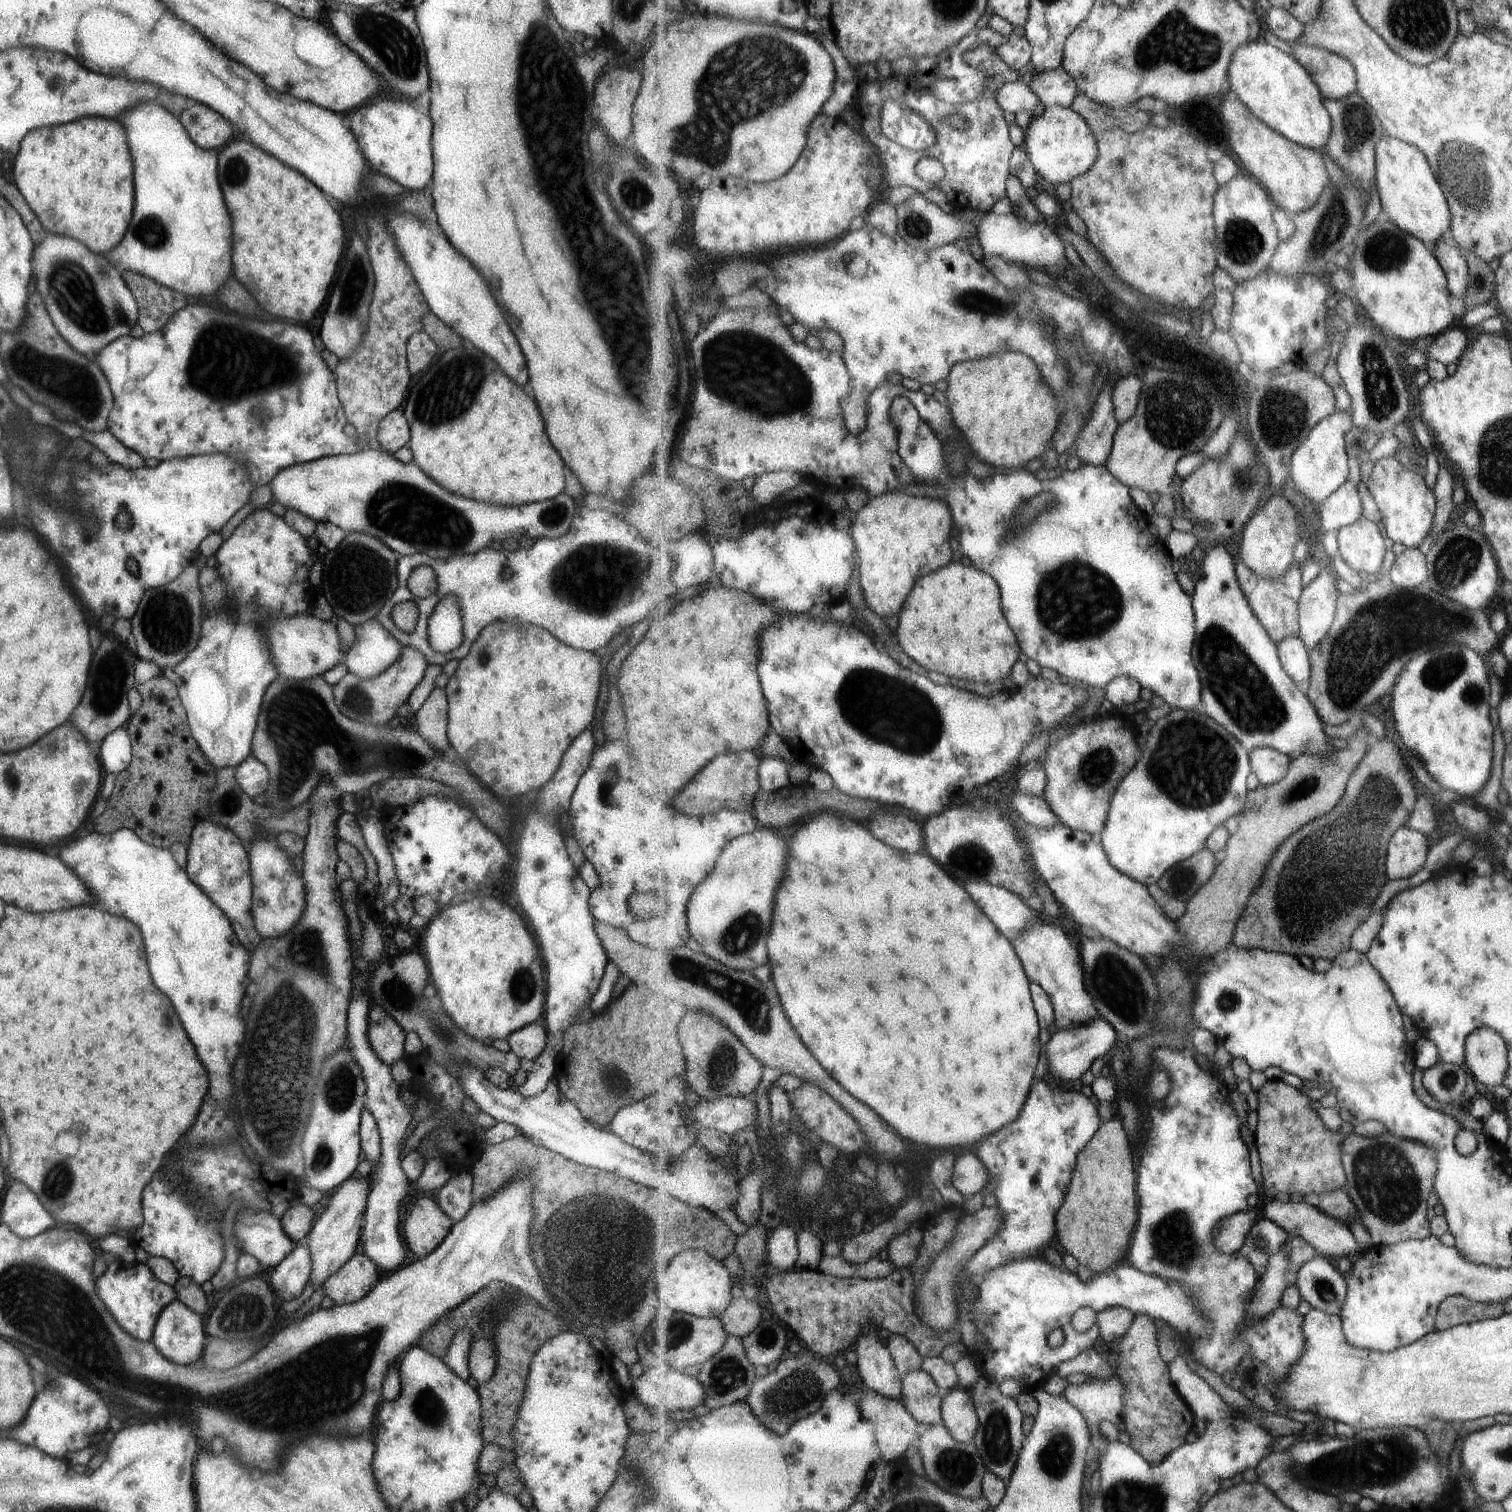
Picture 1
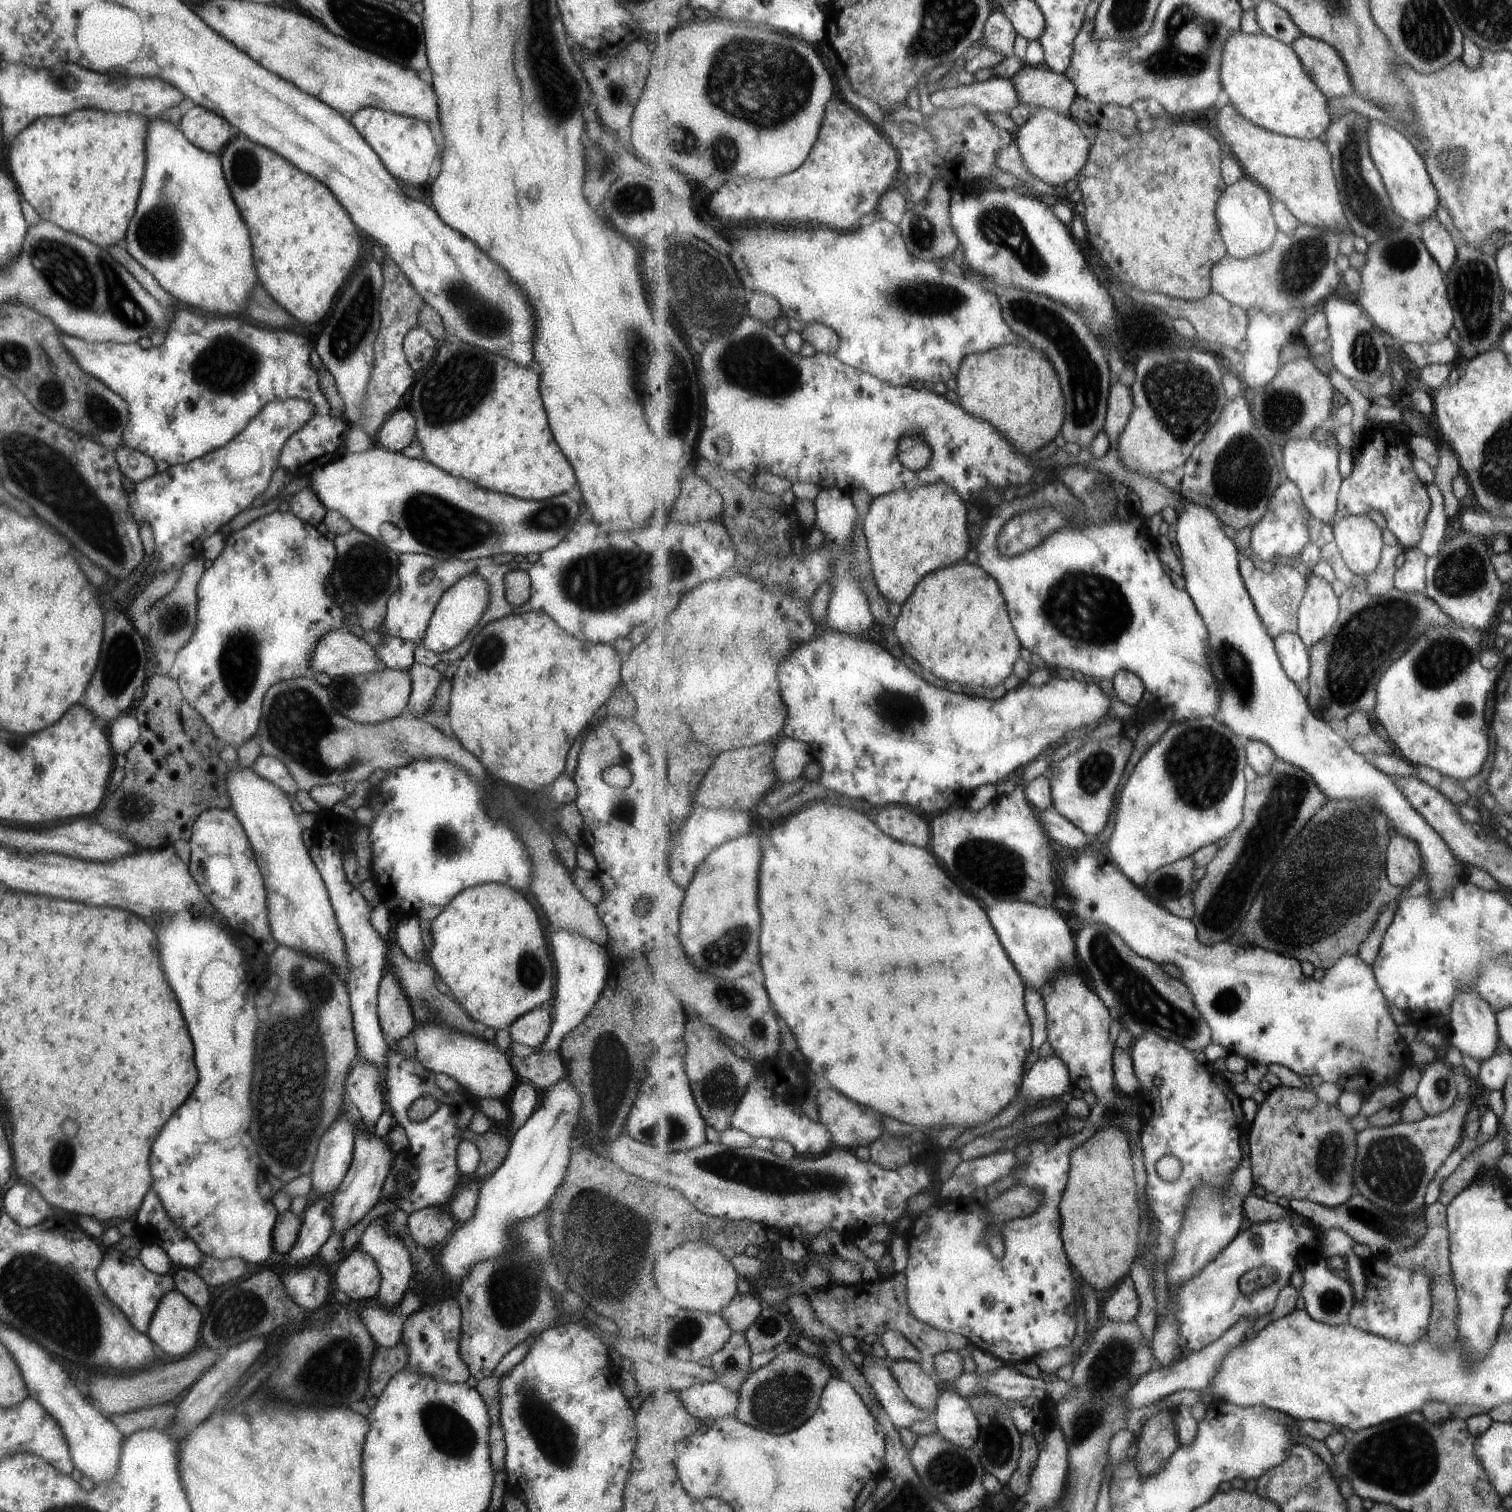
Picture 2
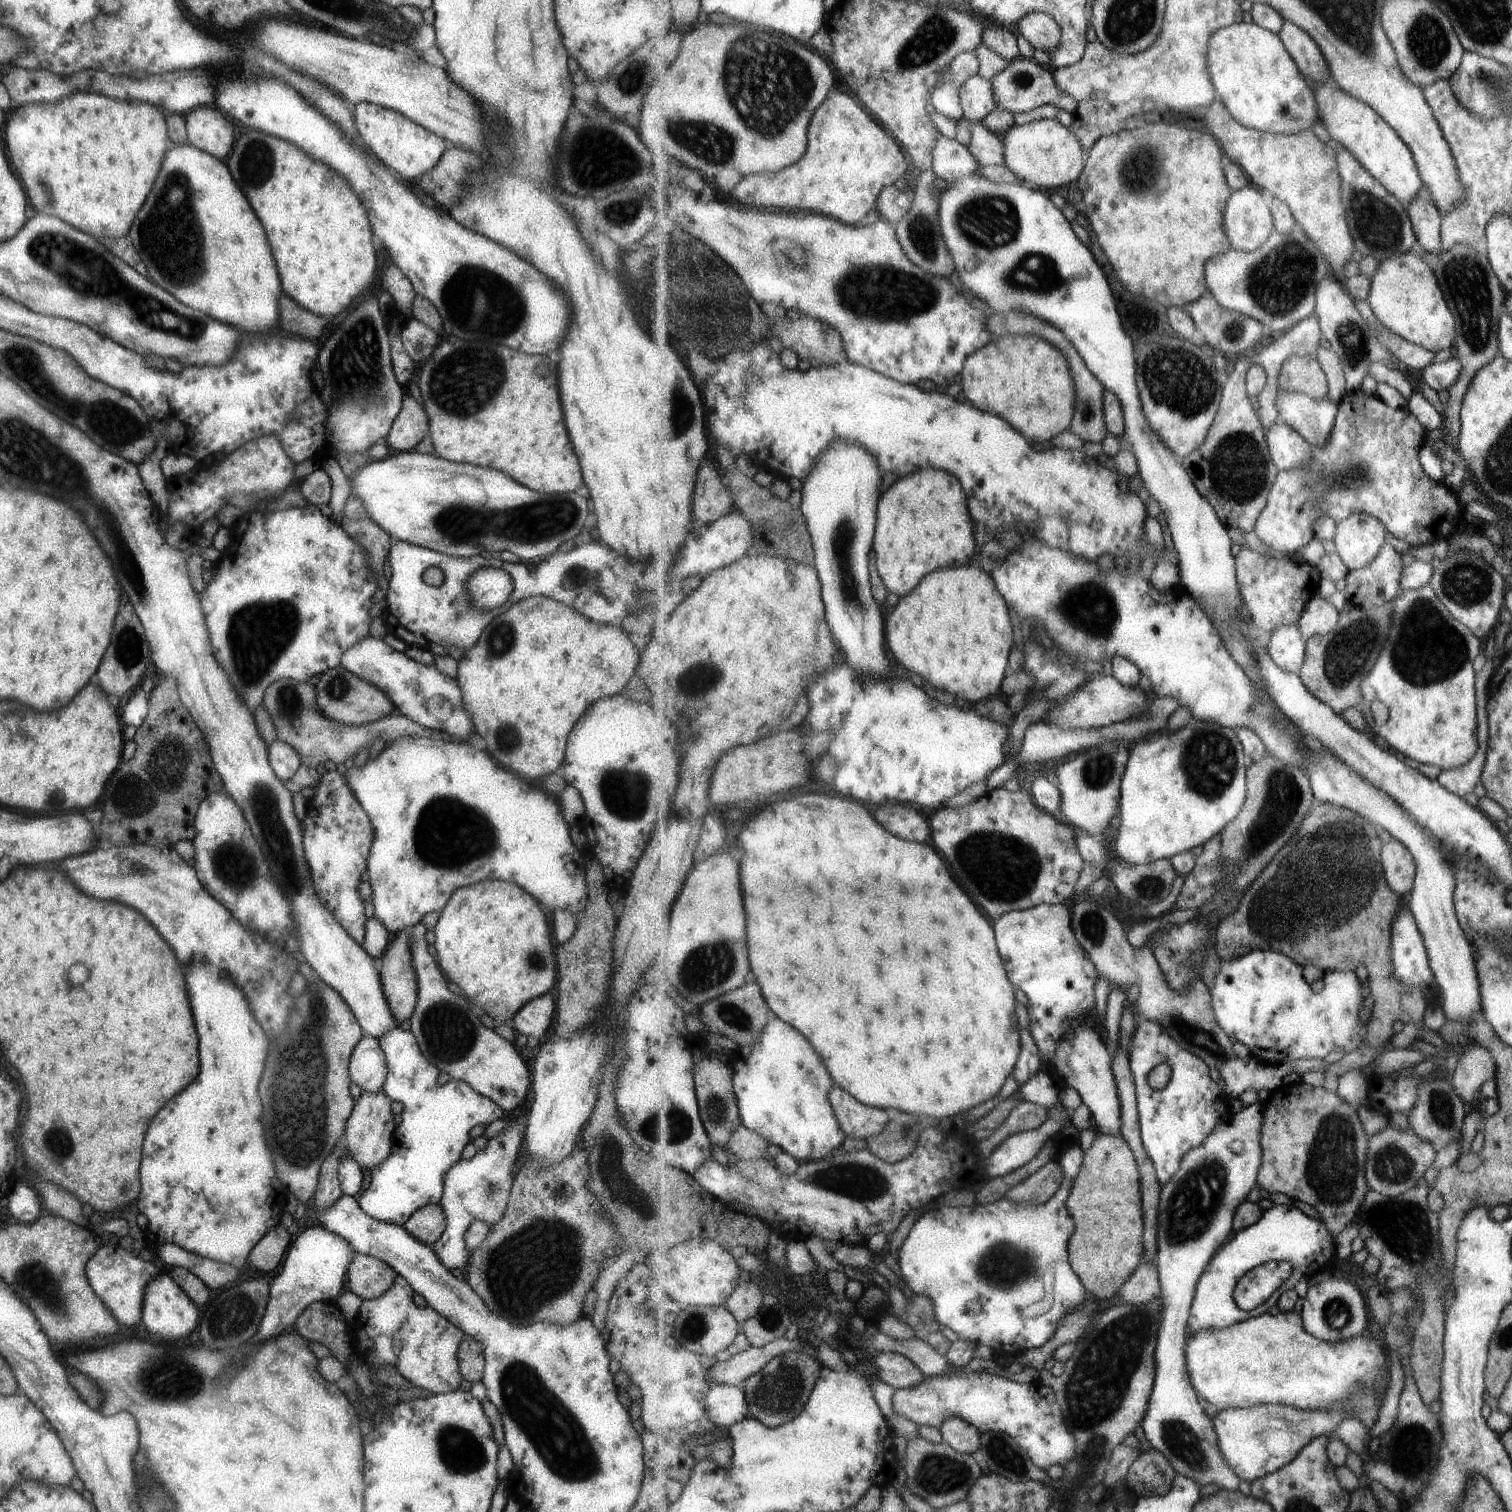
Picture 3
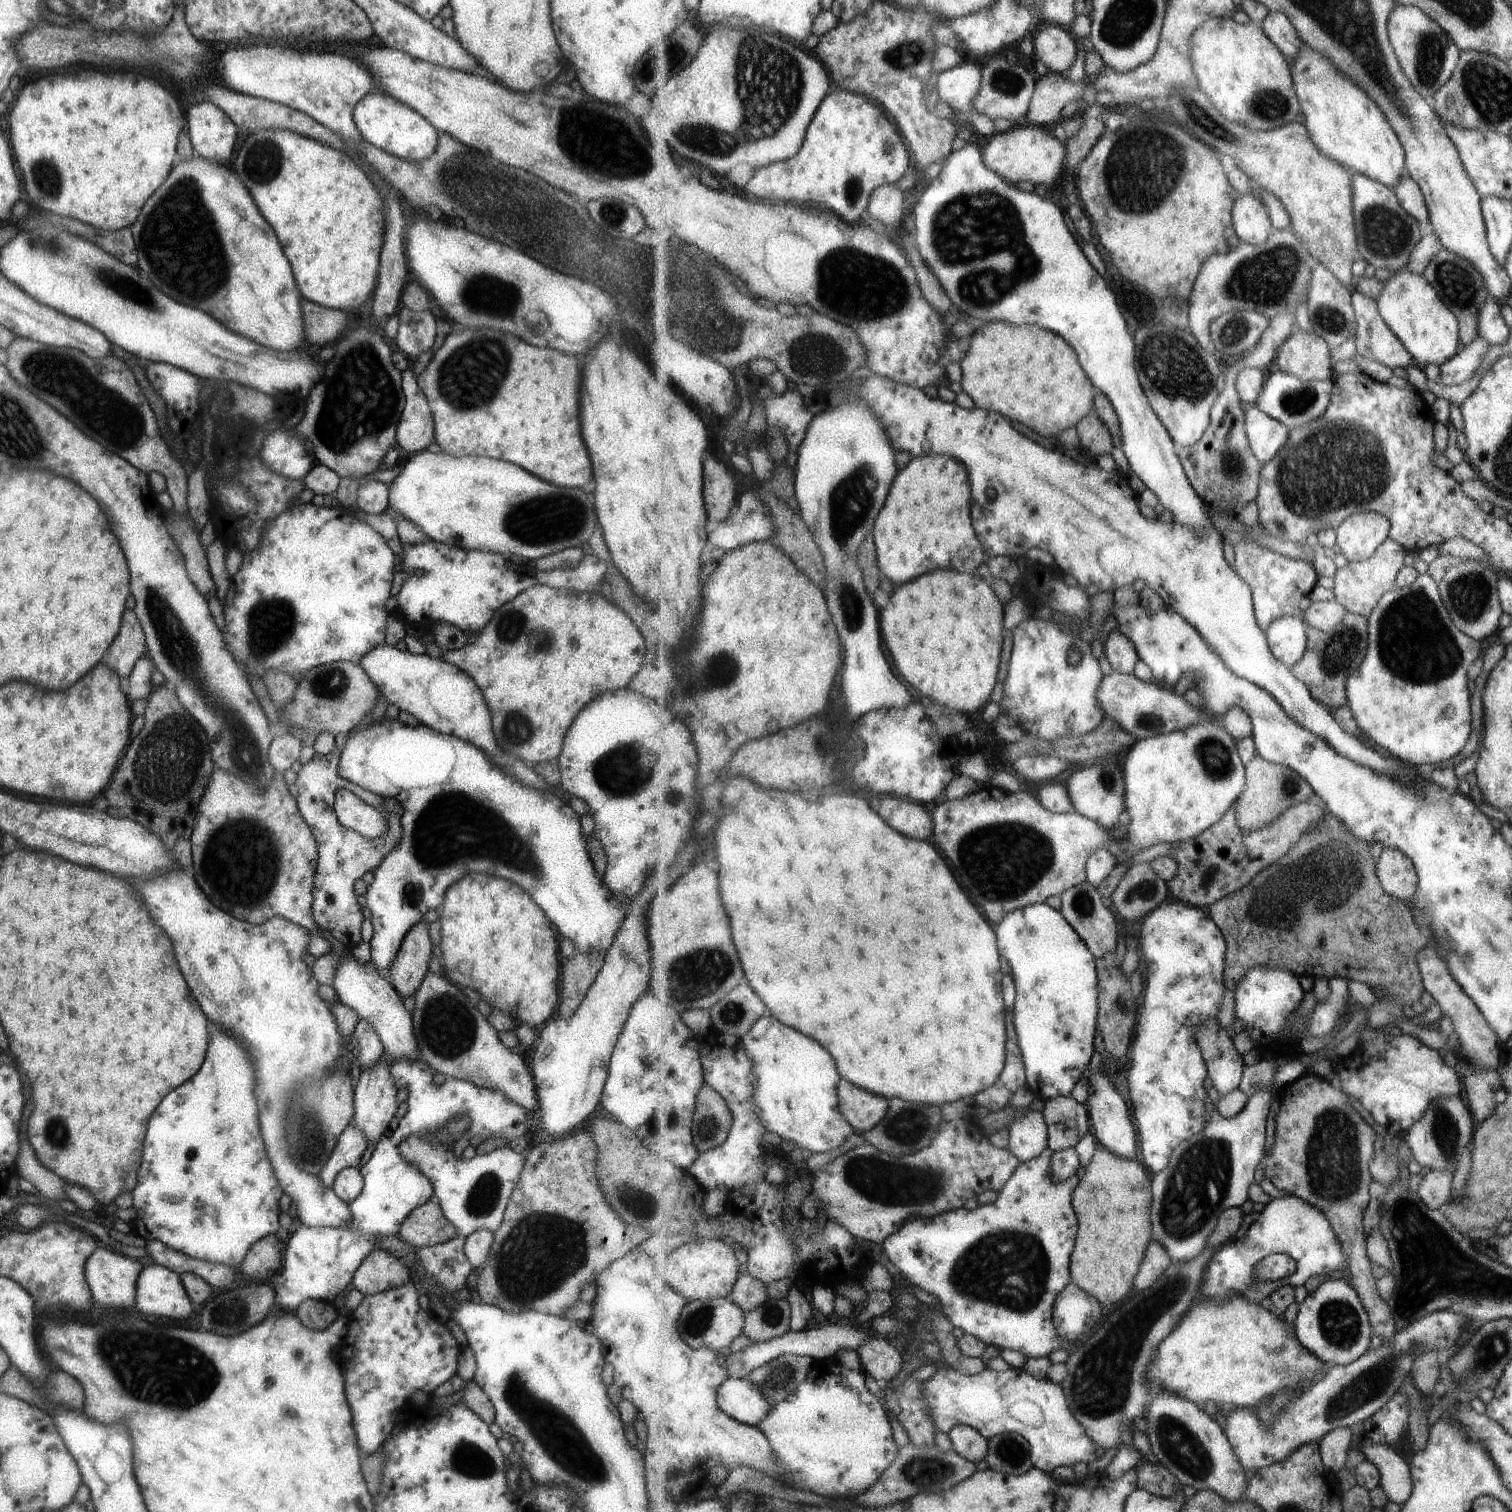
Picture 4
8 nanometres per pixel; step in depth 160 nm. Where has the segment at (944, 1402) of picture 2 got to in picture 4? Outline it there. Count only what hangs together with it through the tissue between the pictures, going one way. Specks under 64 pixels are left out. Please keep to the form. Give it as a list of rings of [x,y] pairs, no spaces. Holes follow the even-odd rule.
[[[959,1425],[953,1428],[948,1435],[954,1444],[954,1450],[963,1458],[977,1463],[985,1461],[989,1452],[989,1439],[969,1425]]]

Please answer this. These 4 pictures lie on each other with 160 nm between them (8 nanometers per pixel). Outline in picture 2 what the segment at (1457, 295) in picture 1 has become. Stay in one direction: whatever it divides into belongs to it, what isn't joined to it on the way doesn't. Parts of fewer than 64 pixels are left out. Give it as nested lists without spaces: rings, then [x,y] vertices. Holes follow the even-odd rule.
[[[1436,217],[1423,220],[1419,226],[1422,231],[1423,244],[1426,244],[1431,256],[1434,256],[1442,271],[1446,273],[1453,264],[1456,247],[1451,241],[1447,228],[1439,223]]]

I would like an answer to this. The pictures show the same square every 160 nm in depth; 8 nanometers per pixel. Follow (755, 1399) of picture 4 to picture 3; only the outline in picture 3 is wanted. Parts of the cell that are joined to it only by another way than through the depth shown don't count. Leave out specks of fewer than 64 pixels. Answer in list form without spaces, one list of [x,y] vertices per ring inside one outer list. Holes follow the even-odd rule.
[[[713,1383],[706,1396],[706,1409],[718,1426],[731,1430],[734,1424],[748,1417],[750,1405],[744,1389],[727,1384]]]

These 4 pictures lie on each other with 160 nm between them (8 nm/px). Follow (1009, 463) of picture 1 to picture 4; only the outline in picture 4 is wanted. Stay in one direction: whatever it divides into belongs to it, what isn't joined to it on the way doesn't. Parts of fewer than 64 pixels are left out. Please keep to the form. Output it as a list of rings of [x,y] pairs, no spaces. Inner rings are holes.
[[[991,322],[974,330],[969,338],[970,350],[960,363],[963,388],[979,408],[995,410],[1009,420],[1027,424],[1043,438],[1057,438],[1063,430],[1076,426],[1094,410],[1092,380],[1083,370],[1077,351],[1059,334],[1039,325],[1013,326]]]

